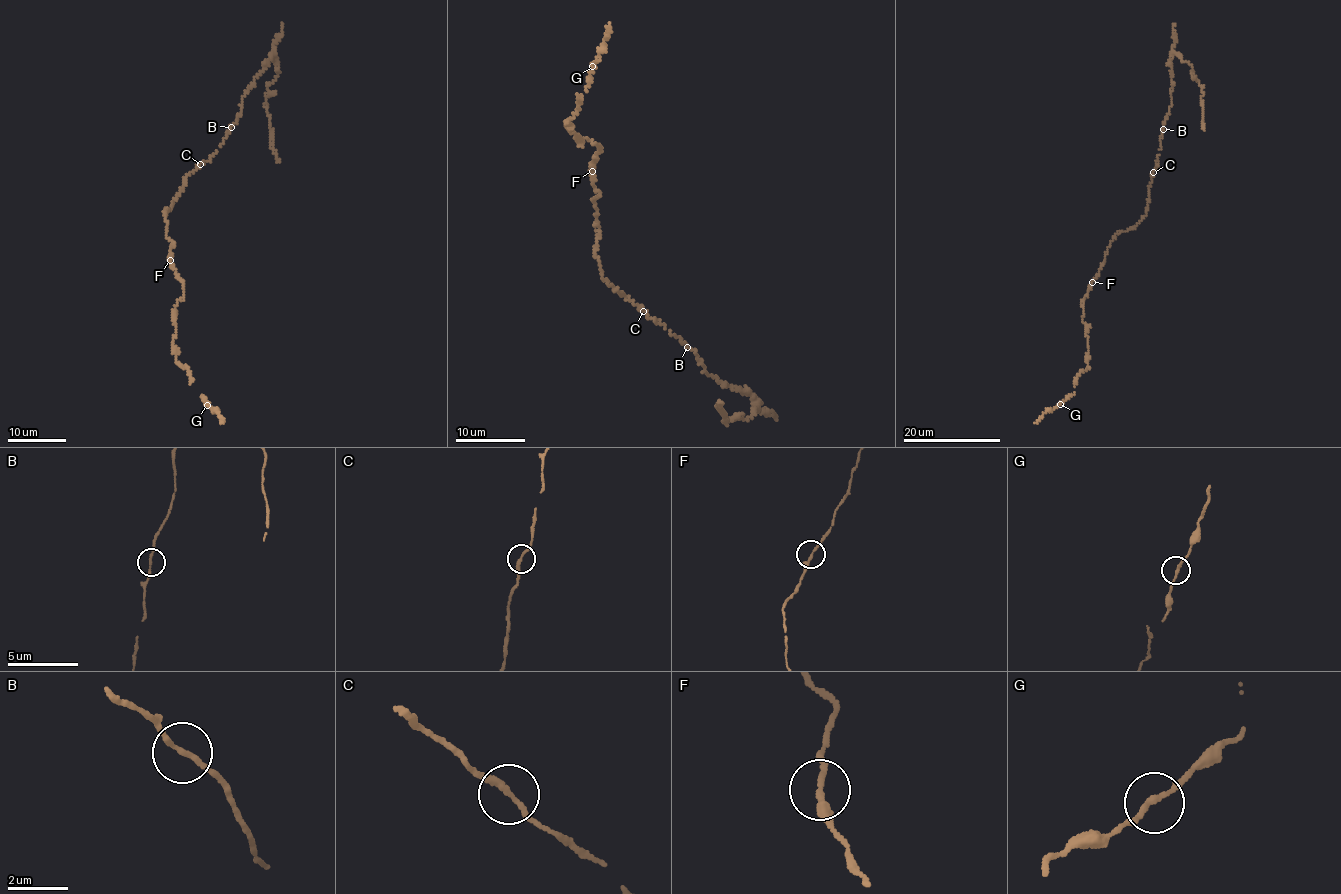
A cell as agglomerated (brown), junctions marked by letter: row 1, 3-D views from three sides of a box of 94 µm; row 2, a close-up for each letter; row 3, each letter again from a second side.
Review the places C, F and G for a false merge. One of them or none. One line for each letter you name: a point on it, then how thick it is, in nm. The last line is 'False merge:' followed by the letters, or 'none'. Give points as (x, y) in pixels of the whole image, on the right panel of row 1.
False merge: none

